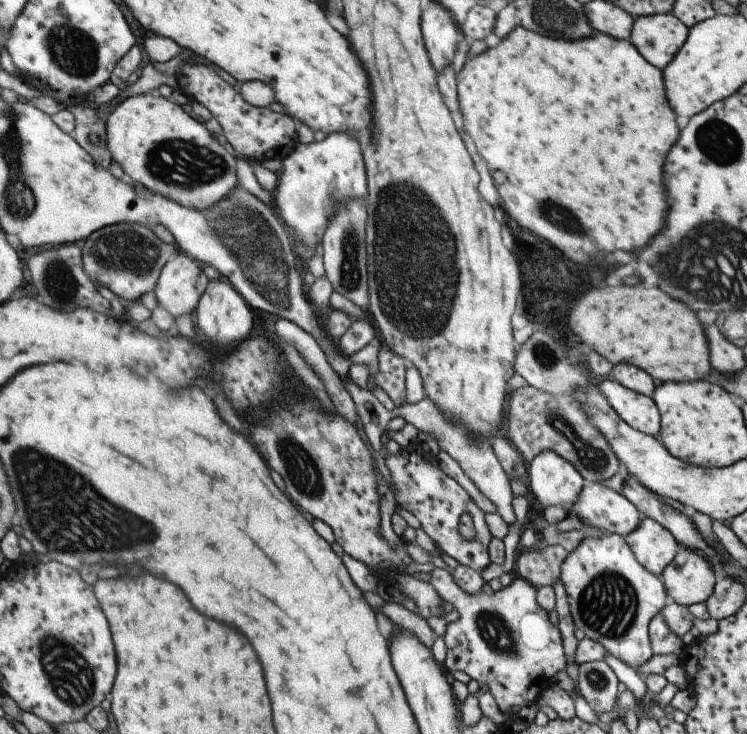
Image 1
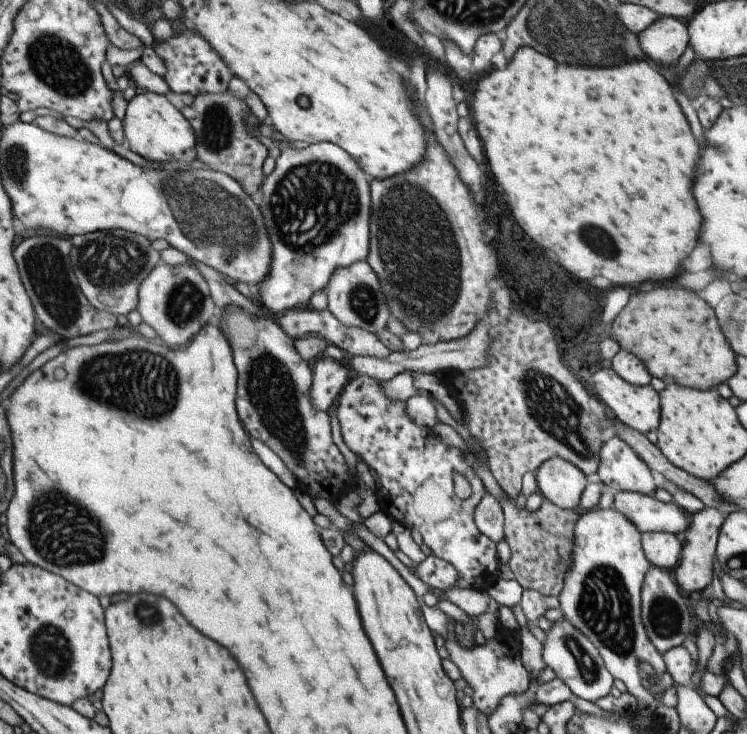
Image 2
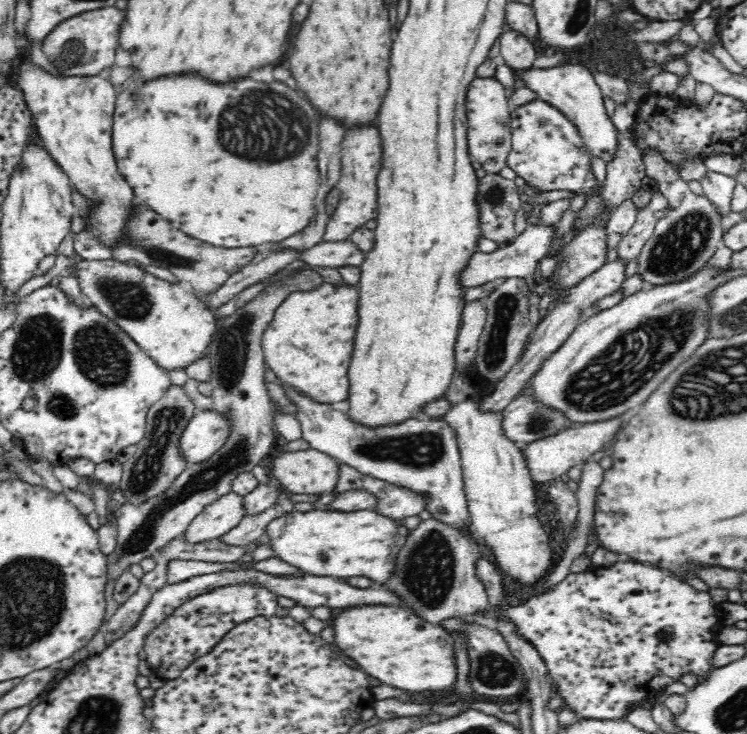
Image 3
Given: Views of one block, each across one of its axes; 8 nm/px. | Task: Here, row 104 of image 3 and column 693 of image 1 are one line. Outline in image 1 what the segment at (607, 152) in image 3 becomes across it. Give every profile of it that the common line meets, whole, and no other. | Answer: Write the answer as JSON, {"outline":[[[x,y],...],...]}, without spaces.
{"outline":[[[681,546],[659,577],[668,601],[684,607],[704,603],[716,581],[710,564],[695,551]]]}

